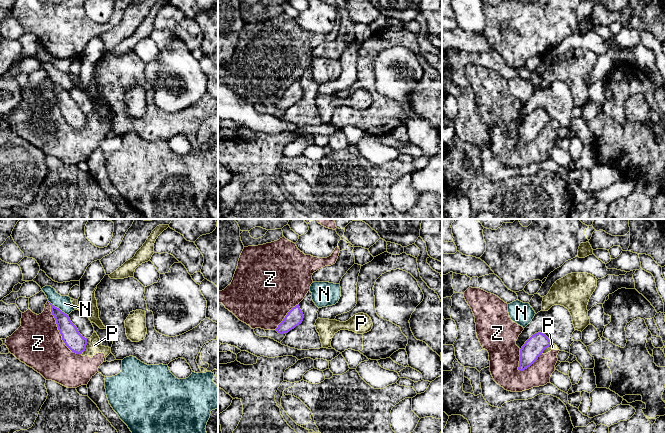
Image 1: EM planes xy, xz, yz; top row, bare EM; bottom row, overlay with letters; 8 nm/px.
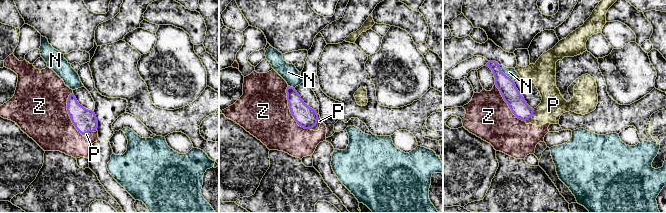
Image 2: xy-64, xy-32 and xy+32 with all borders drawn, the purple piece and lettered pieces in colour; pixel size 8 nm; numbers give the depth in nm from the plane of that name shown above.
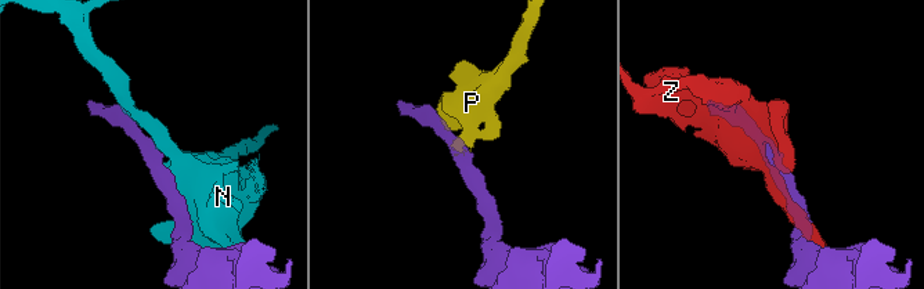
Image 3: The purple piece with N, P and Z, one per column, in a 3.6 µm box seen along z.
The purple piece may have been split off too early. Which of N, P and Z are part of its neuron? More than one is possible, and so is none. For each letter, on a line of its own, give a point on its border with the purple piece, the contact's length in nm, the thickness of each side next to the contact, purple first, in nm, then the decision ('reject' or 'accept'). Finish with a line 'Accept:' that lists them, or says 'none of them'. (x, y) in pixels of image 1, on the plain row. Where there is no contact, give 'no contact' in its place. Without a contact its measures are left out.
N: xy (58, 84) | 200 nm | 140/120 nm | reject
P: xy (85, 122) | 140 nm | 150/120 nm | reject
Z: xy (58, 105) | 500 nm | 150/380 nm | reject
Accept: none of them

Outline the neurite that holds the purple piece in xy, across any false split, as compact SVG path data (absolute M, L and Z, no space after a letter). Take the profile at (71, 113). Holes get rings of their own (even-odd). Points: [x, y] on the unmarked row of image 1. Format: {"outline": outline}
{"outline": "M51 79L50 81L52 91L56 96L58 106L65 121L76 130L84 128L87 121L87 114L79 109L77 103L71 98L67 90Z"}

